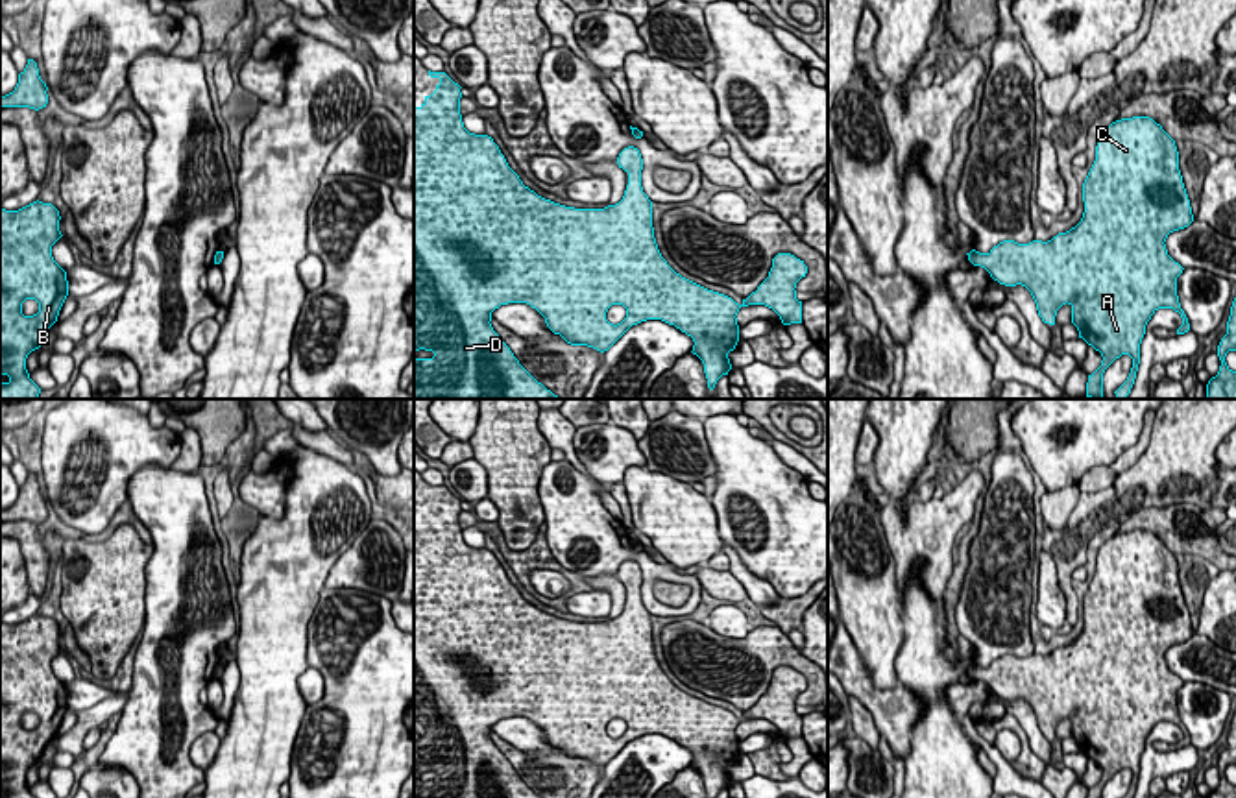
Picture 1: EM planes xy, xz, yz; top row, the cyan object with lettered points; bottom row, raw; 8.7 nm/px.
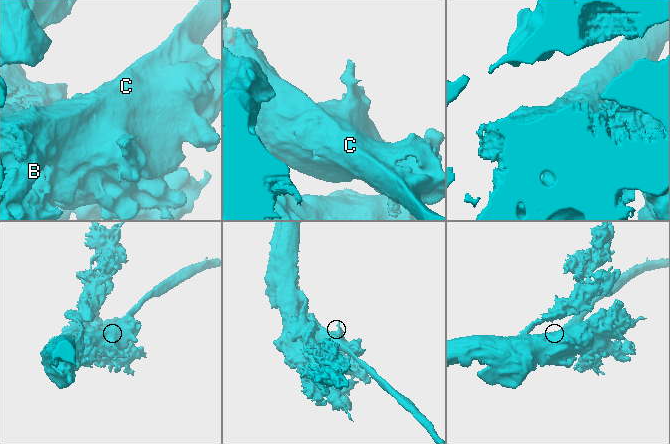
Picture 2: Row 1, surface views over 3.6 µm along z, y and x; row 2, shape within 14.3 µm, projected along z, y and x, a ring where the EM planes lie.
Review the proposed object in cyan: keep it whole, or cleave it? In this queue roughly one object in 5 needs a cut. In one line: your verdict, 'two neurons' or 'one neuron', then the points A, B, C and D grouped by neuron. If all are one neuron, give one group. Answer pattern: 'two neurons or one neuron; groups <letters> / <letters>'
one neuron; groups A B C D

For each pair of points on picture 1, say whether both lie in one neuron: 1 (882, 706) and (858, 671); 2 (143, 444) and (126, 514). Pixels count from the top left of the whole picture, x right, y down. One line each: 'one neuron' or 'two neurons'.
1: one neuron
2: two neurons

